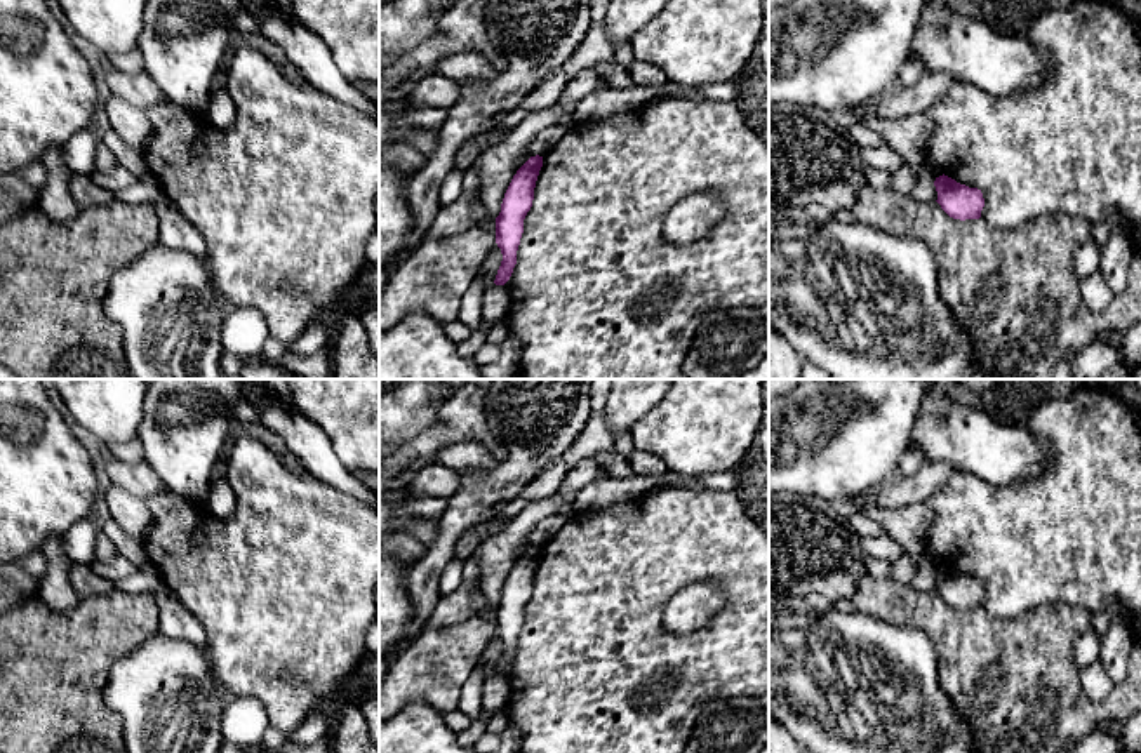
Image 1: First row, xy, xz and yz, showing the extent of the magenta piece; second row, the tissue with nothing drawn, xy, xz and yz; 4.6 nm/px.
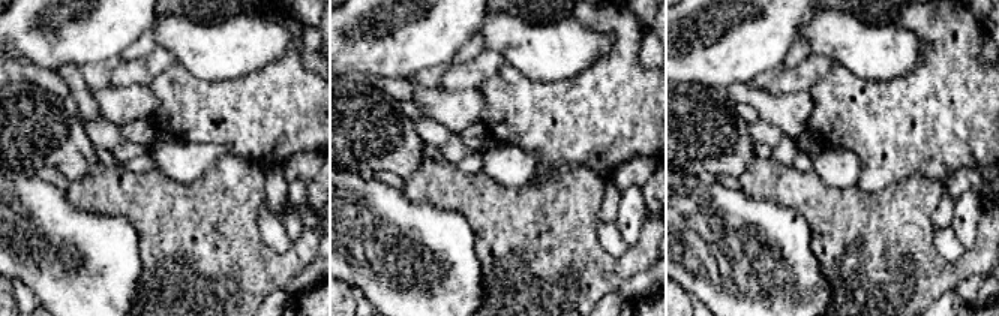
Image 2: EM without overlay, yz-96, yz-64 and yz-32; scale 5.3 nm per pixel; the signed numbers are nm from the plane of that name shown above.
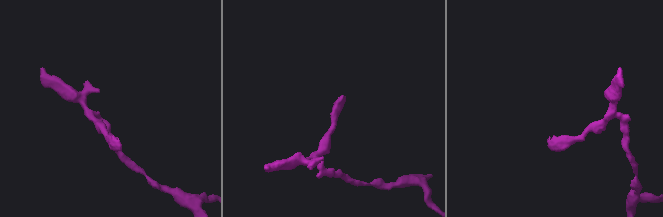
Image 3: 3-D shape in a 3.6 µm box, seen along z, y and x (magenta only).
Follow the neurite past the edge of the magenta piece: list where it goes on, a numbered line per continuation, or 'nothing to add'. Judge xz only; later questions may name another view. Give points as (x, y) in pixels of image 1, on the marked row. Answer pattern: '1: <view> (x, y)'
nothing to add

